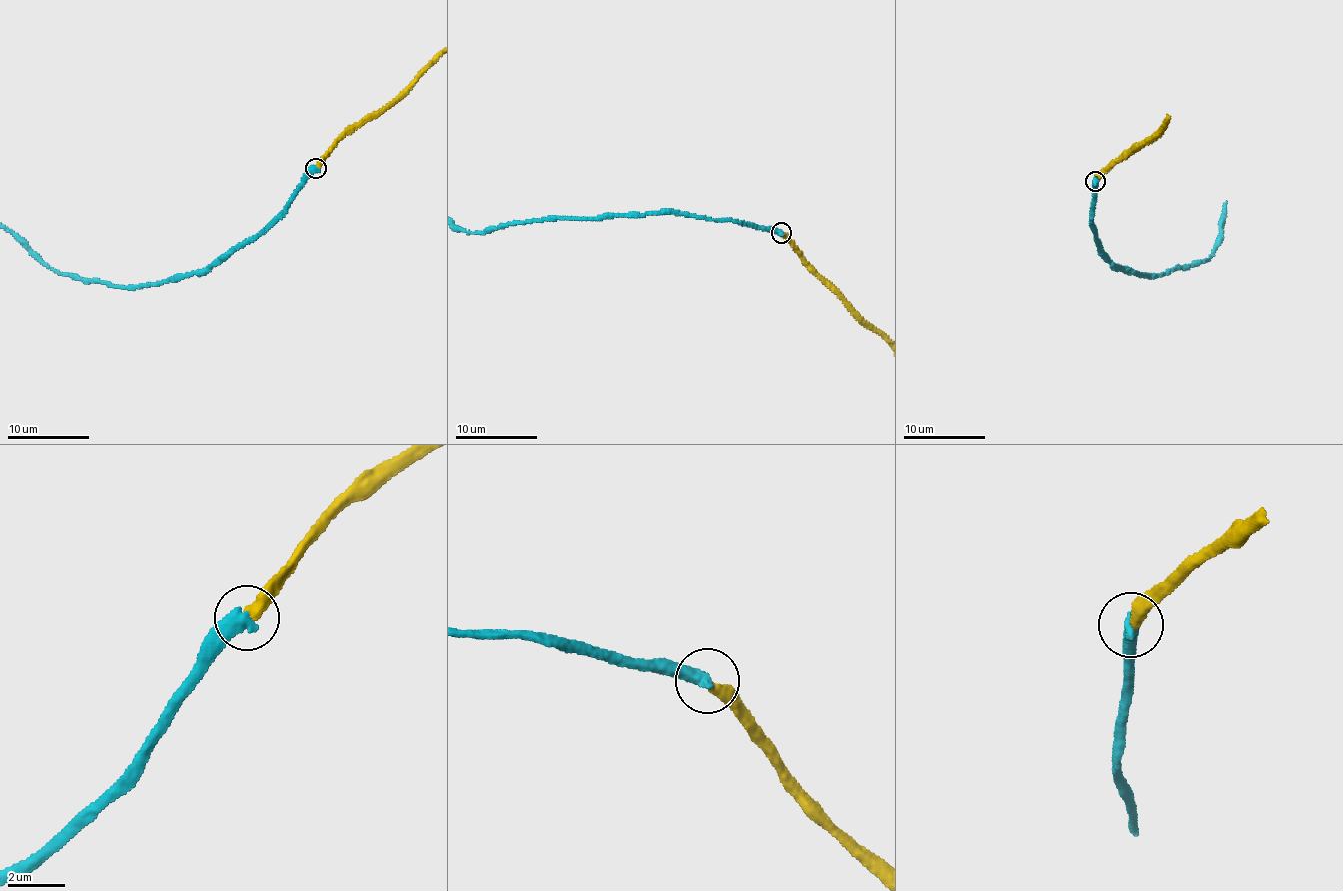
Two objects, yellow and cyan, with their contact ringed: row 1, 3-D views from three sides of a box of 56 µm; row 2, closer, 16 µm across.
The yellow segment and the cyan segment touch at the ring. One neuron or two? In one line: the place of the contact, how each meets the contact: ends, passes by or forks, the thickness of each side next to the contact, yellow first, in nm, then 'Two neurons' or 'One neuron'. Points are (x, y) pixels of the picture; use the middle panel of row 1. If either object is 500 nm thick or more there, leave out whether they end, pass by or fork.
Place: (781, 233). Thickness 440 nm (yellow) against 550 nm. One neuron

